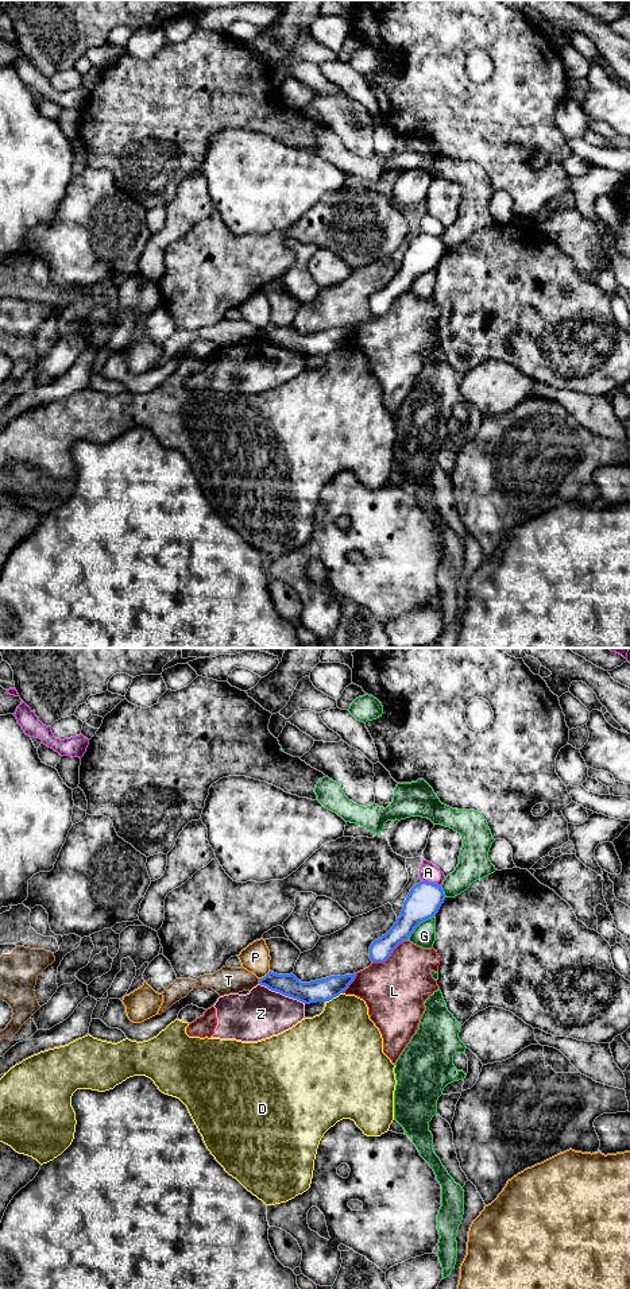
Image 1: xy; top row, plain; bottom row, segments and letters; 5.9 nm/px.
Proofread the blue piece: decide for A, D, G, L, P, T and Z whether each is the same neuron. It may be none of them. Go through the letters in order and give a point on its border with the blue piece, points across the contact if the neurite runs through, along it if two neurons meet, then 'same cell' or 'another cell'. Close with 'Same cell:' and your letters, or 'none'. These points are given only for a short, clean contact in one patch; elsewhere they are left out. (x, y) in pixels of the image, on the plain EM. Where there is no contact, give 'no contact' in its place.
A: contact xy (432, 235); another cell
D: contact xy (333, 348); border xy (341, 344), (325, 354); another cell
G: contact xy (418, 276); another cell
L: contact xy (390, 307); another cell
P: contact xy (266, 327); another cell
T: contact xy (259, 334); border xy (261, 331), (258, 335); another cell
Z: contact xy (282, 346); border xy (259, 335), (305, 355); another cell
Same cell: none

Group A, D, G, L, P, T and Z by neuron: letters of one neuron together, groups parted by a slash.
A / D / G / L Z / P / T

